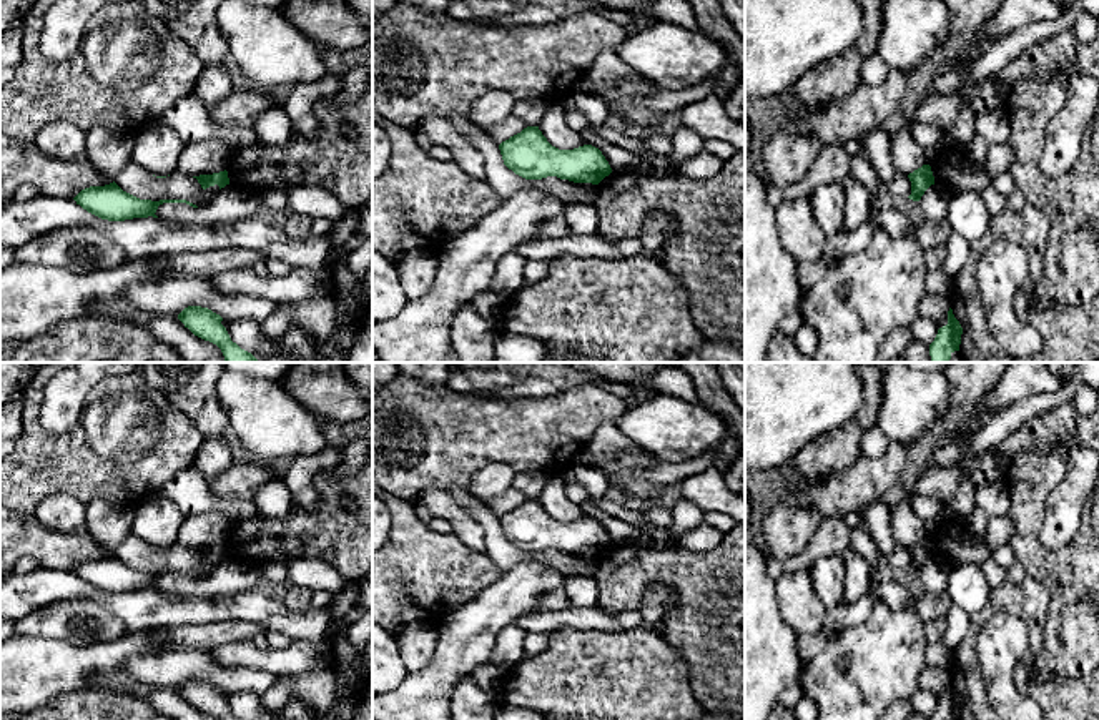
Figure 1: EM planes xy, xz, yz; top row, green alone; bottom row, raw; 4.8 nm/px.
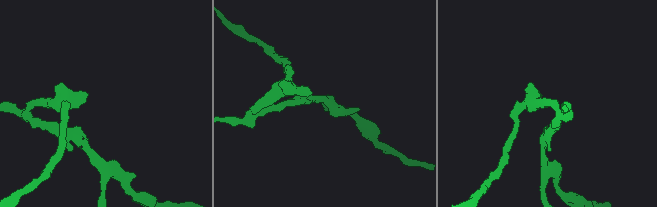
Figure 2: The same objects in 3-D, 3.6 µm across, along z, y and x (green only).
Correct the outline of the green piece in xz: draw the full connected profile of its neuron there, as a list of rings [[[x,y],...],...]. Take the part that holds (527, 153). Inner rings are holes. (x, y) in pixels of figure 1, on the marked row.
[[[527,126],[499,145],[504,165],[525,180],[557,176],[574,183],[599,185],[612,173],[602,151],[592,145],[559,150],[539,126]]]

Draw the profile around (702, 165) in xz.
[[[702,150],[682,163],[677,171],[688,178],[707,180],[708,176],[718,173],[723,163],[725,161],[722,158]]]

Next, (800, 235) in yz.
[[[810,196],[783,200],[776,208],[776,223],[783,249],[796,263],[823,258],[826,236],[811,215]]]

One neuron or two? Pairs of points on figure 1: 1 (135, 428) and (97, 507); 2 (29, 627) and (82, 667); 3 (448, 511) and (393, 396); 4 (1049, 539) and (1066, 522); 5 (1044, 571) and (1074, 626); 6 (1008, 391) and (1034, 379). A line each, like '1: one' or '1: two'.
1: two
2: two
3: two
4: one
5: one
6: one

